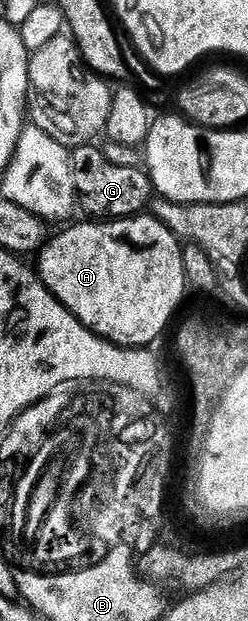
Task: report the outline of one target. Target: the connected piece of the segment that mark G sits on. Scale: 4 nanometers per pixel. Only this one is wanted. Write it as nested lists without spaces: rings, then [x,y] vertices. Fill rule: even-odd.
[[[101,147],[94,148],[91,152],[86,152],[78,161],[72,164],[72,181],[77,192],[76,200],[82,203],[82,208],[90,218],[125,218],[136,216],[143,211],[142,208],[151,201],[152,185],[149,175],[141,167],[129,168],[128,166],[113,165],[105,156]]]

